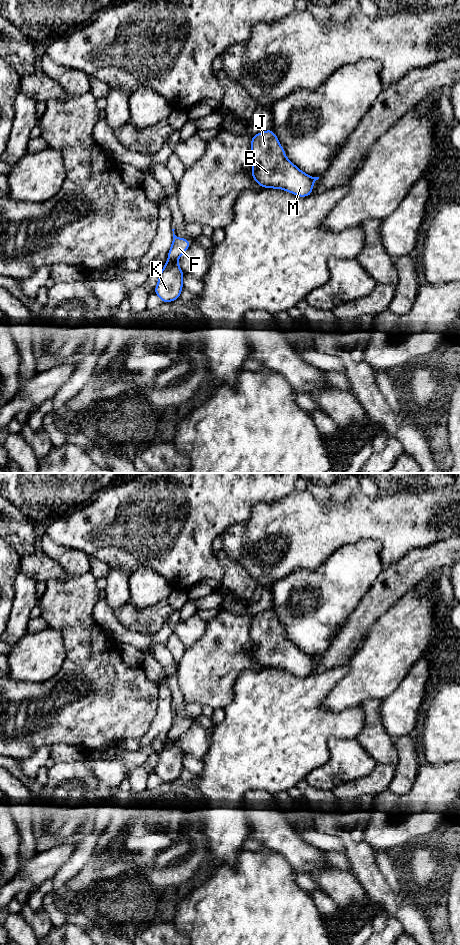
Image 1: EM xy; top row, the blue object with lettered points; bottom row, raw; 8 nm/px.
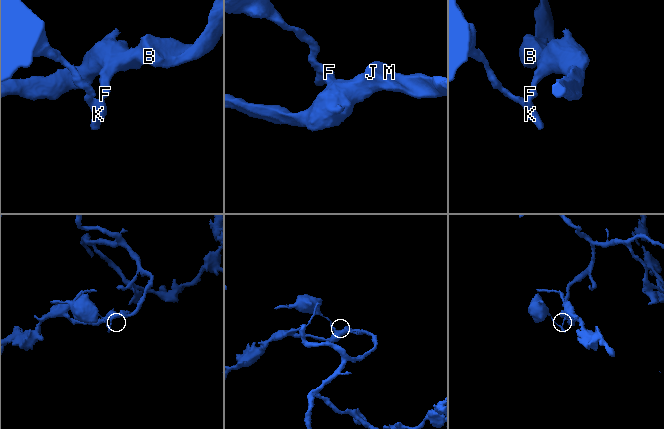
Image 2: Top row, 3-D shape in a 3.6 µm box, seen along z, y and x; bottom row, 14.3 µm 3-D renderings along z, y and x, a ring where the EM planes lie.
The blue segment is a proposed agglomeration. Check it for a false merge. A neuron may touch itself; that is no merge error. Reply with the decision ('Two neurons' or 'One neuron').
Two neurons

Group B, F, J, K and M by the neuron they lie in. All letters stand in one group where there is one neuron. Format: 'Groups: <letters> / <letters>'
Groups: B F J M / K

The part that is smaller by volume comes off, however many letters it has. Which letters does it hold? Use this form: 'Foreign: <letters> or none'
Foreign: K

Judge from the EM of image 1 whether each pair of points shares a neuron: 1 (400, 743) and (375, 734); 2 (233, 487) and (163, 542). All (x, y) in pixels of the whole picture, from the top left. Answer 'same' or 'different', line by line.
1: different
2: same

